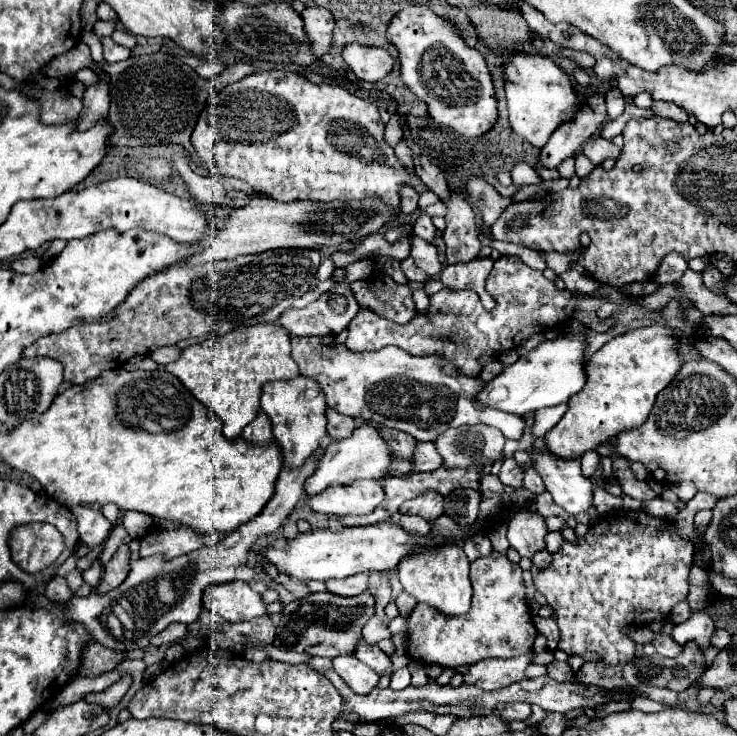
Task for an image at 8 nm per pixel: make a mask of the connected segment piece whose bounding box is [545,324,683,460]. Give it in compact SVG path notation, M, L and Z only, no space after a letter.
M653 324L639 330L629 330L609 340L599 352L589 358L587 384L569 400L569 410L561 422L545 434L547 450L559 458L581 458L599 444L609 442L619 432L641 426L657 394L675 378L681 368L677 354L677 338L669 326Z

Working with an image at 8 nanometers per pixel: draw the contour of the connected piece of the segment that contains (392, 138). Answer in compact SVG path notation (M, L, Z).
M390 101L387 111L391 115L391 120L385 124L385 140L389 146L397 146L401 142L401 120L397 118L396 110L397 103L395 101Z

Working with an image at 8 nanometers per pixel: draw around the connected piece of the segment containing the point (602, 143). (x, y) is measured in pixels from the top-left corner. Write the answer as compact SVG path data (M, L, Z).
M595 136L595 138L591 138L589 142L583 144L581 154L585 154L595 166L599 166L607 158L615 158L617 160L619 154L621 154L621 148L617 148L613 142L605 140L601 136Z

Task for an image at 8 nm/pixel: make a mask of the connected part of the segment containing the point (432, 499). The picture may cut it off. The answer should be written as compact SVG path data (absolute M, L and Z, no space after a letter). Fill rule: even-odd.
M435 490L431 492L425 492L413 500L407 500L401 510L401 514L415 514L415 516L421 516L425 520L435 520L443 514L443 496L437 494Z

